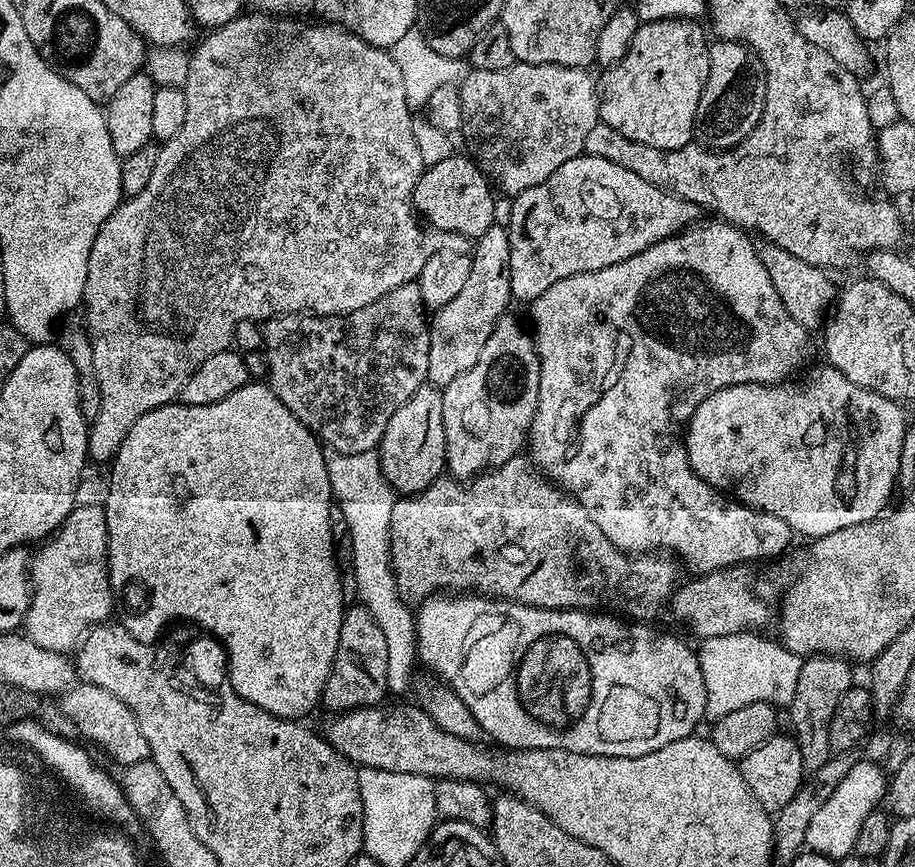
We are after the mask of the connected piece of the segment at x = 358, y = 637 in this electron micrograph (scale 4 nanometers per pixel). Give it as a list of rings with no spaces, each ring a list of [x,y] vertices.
[[[348,606],[344,610],[342,630],[338,634],[338,650],[334,654],[334,666],[330,670],[330,678],[324,687],[322,697],[323,707],[329,708],[329,713],[339,714],[349,712],[355,708],[374,708],[381,703],[383,696],[389,695],[386,682],[386,638],[382,635],[382,629],[378,622],[370,615],[370,610],[363,606]]]

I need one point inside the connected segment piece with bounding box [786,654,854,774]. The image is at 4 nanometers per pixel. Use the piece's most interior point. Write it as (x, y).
(822, 680)

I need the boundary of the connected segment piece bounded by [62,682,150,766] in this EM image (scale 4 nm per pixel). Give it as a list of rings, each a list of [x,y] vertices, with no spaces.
[[[87,682],[77,683],[62,697],[64,715],[75,722],[81,737],[92,744],[97,744],[114,763],[119,766],[127,766],[134,762],[142,762],[149,759],[148,743],[142,735],[142,726],[138,726],[138,718],[110,690],[102,690],[102,686]]]

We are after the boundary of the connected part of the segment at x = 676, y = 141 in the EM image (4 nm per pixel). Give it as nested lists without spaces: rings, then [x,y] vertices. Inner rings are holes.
[[[695,19],[691,20],[649,20],[641,23],[638,34],[634,34],[634,42],[630,42],[630,50],[626,50],[626,58],[622,62],[612,65],[611,68],[603,69],[602,75],[598,80],[598,99],[600,101],[600,119],[599,123],[606,126],[614,126],[618,134],[626,134],[634,142],[642,142],[646,146],[658,146],[662,150],[674,150],[687,144],[693,143],[694,129],[696,127],[696,111],[702,90],[706,86],[706,78],[710,70],[710,40],[704,37],[704,32],[699,28]]]

